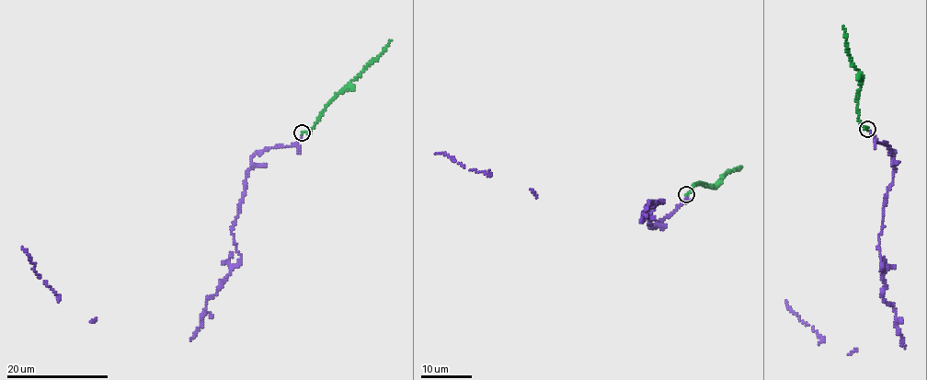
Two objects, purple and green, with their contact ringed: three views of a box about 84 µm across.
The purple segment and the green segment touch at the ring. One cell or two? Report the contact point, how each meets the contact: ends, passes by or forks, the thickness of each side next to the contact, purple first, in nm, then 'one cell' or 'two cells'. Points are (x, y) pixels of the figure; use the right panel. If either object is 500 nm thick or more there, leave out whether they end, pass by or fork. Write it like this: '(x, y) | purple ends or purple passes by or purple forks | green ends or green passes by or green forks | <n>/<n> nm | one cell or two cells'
(867, 129) | purple ends | green ends | 160/160 nm | one cell

